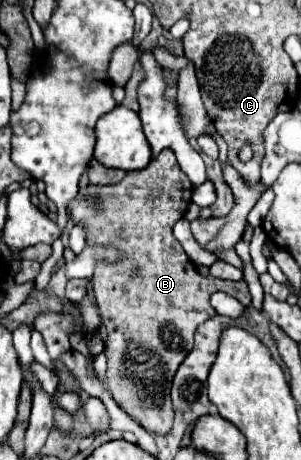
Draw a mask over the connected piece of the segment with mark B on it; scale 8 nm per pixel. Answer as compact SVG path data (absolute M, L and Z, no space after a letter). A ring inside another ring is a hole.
M170 149L160 151L146 169L130 171L126 177L116 185L88 185L80 189L80 193L66 205L66 211L72 223L82 225L86 229L86 245L116 245L124 251L122 259L116 265L98 265L92 275L94 297L100 309L100 317L106 327L106 341L104 353L108 359L106 381L108 391L112 393L114 401L146 431L156 435L166 435L172 431L174 411L170 403L170 383L178 371L178 365L194 347L194 331L200 323L214 317L216 311L210 305L210 295L216 291L224 291L236 297L244 307L252 303L250 291L246 281L224 281L212 275L202 277L196 265L188 259L182 245L174 239L172 227L178 219L184 217L190 199L192 199L192 183L178 167L176 155Z

